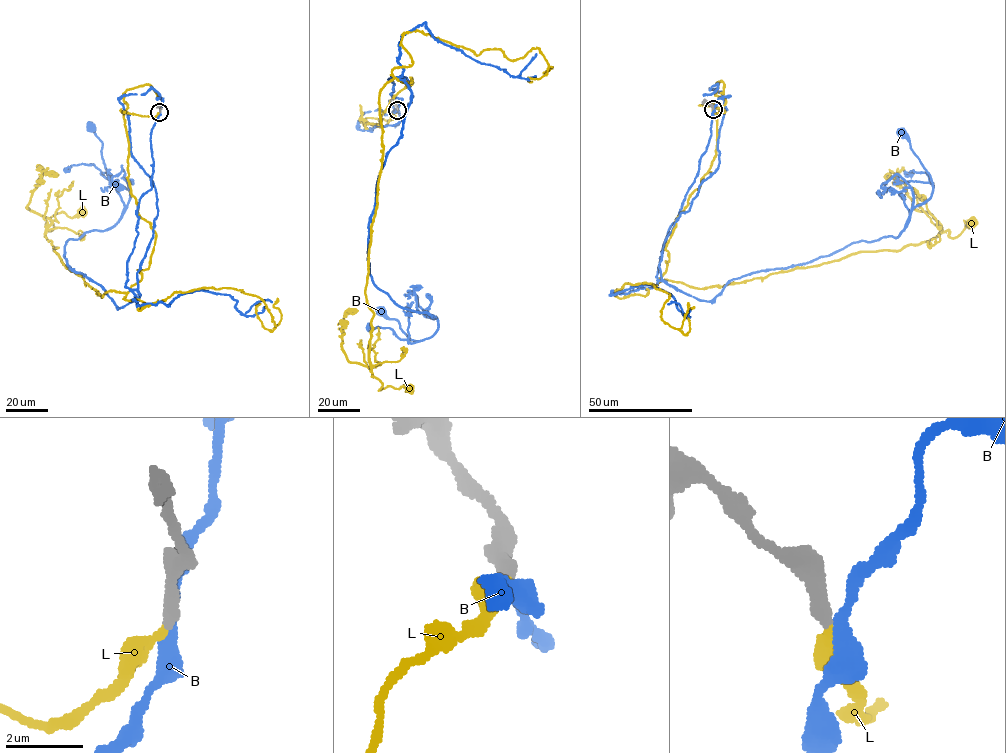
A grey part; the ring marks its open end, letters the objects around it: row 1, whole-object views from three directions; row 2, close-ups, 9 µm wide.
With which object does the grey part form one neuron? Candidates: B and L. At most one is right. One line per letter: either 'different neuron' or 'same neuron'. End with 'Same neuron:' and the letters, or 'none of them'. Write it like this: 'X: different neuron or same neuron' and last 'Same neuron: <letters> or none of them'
B: different neuron
L: same neuron
Same neuron: L

